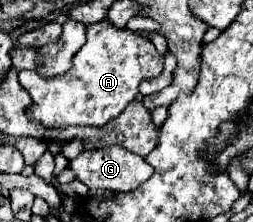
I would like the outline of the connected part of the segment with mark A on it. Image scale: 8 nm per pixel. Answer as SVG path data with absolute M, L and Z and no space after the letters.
M105 18L87 28L87 42L73 56L73 68L69 72L41 78L35 70L27 70L19 72L19 82L33 98L33 106L27 110L31 120L43 126L105 126L135 100L143 80L157 78L161 72L163 56L155 50L149 36L129 28L115 28Z

